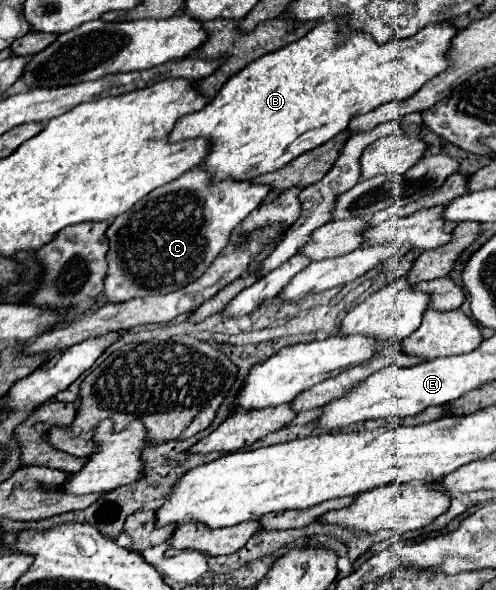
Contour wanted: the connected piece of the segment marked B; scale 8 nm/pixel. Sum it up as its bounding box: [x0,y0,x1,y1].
[168,19,456,181]

